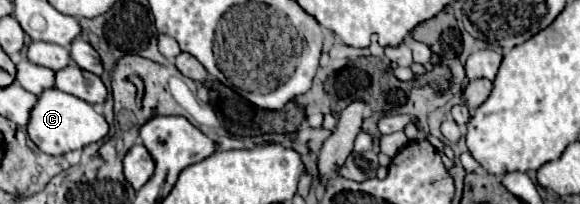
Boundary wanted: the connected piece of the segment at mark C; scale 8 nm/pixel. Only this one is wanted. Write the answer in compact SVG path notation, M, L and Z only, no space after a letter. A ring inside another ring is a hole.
M51 87L51 89L45 89L37 95L37 103L29 113L27 133L29 133L29 139L43 153L57 157L57 155L63 155L67 151L83 149L89 143L101 141L109 133L109 125L103 119L103 115L97 113L93 109L93 105L89 105L87 101Z

